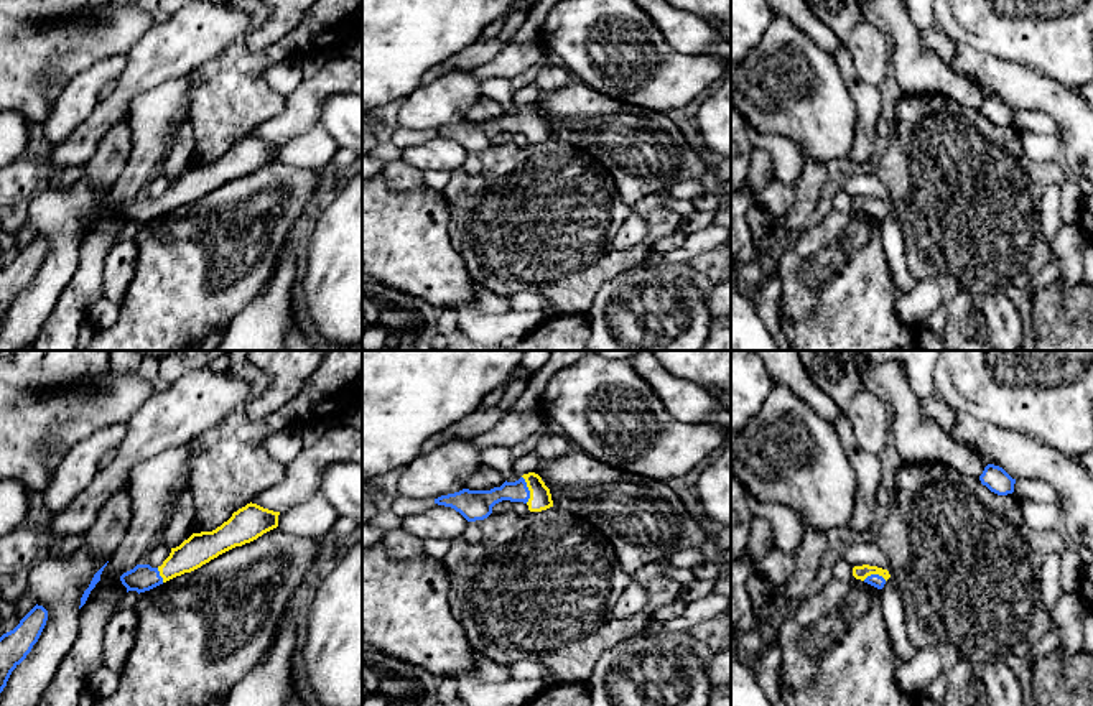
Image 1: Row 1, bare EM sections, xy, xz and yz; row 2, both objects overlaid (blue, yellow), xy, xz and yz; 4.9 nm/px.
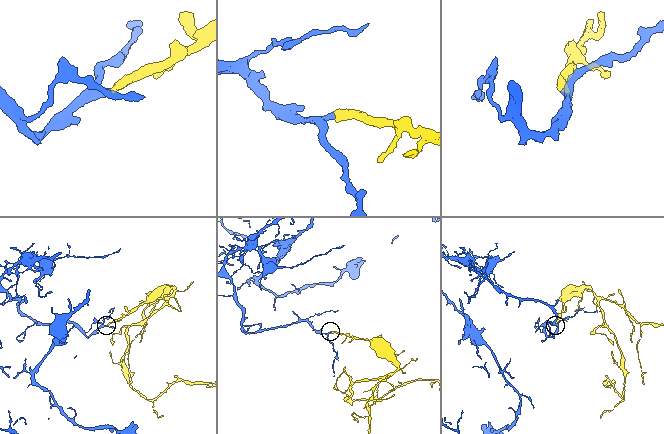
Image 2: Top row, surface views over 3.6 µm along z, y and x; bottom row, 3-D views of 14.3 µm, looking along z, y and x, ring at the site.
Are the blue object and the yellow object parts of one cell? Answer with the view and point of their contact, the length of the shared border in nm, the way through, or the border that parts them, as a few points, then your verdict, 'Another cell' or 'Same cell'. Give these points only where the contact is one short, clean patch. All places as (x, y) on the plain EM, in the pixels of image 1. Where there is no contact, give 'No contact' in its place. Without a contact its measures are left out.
Touches blue at xz (527, 120). Shared border 140 nm. Path across: xz (479, 135), (507, 122), (527, 120), (540, 130). Same cell

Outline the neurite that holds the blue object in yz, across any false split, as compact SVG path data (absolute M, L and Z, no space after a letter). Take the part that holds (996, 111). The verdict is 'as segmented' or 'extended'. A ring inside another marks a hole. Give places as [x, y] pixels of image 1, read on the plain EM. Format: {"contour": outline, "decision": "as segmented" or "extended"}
{"contour": "M988 95L979 107L983 117L998 127L1007 127L1014 123L1016 110L1012 110L1002 99Z", "decision": "as segmented"}

